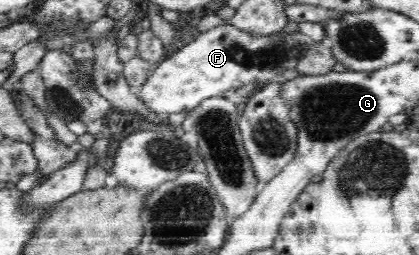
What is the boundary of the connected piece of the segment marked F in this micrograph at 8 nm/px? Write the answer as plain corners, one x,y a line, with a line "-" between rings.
228,22
197,34
190,43
162,59
139,88
138,96
156,115
167,116
192,110
205,99
222,96
230,89
246,85
261,87
282,79
284,73
300,66
301,59
308,55
313,43
299,27
296,31
286,31
282,27
270,35
262,35
244,31

